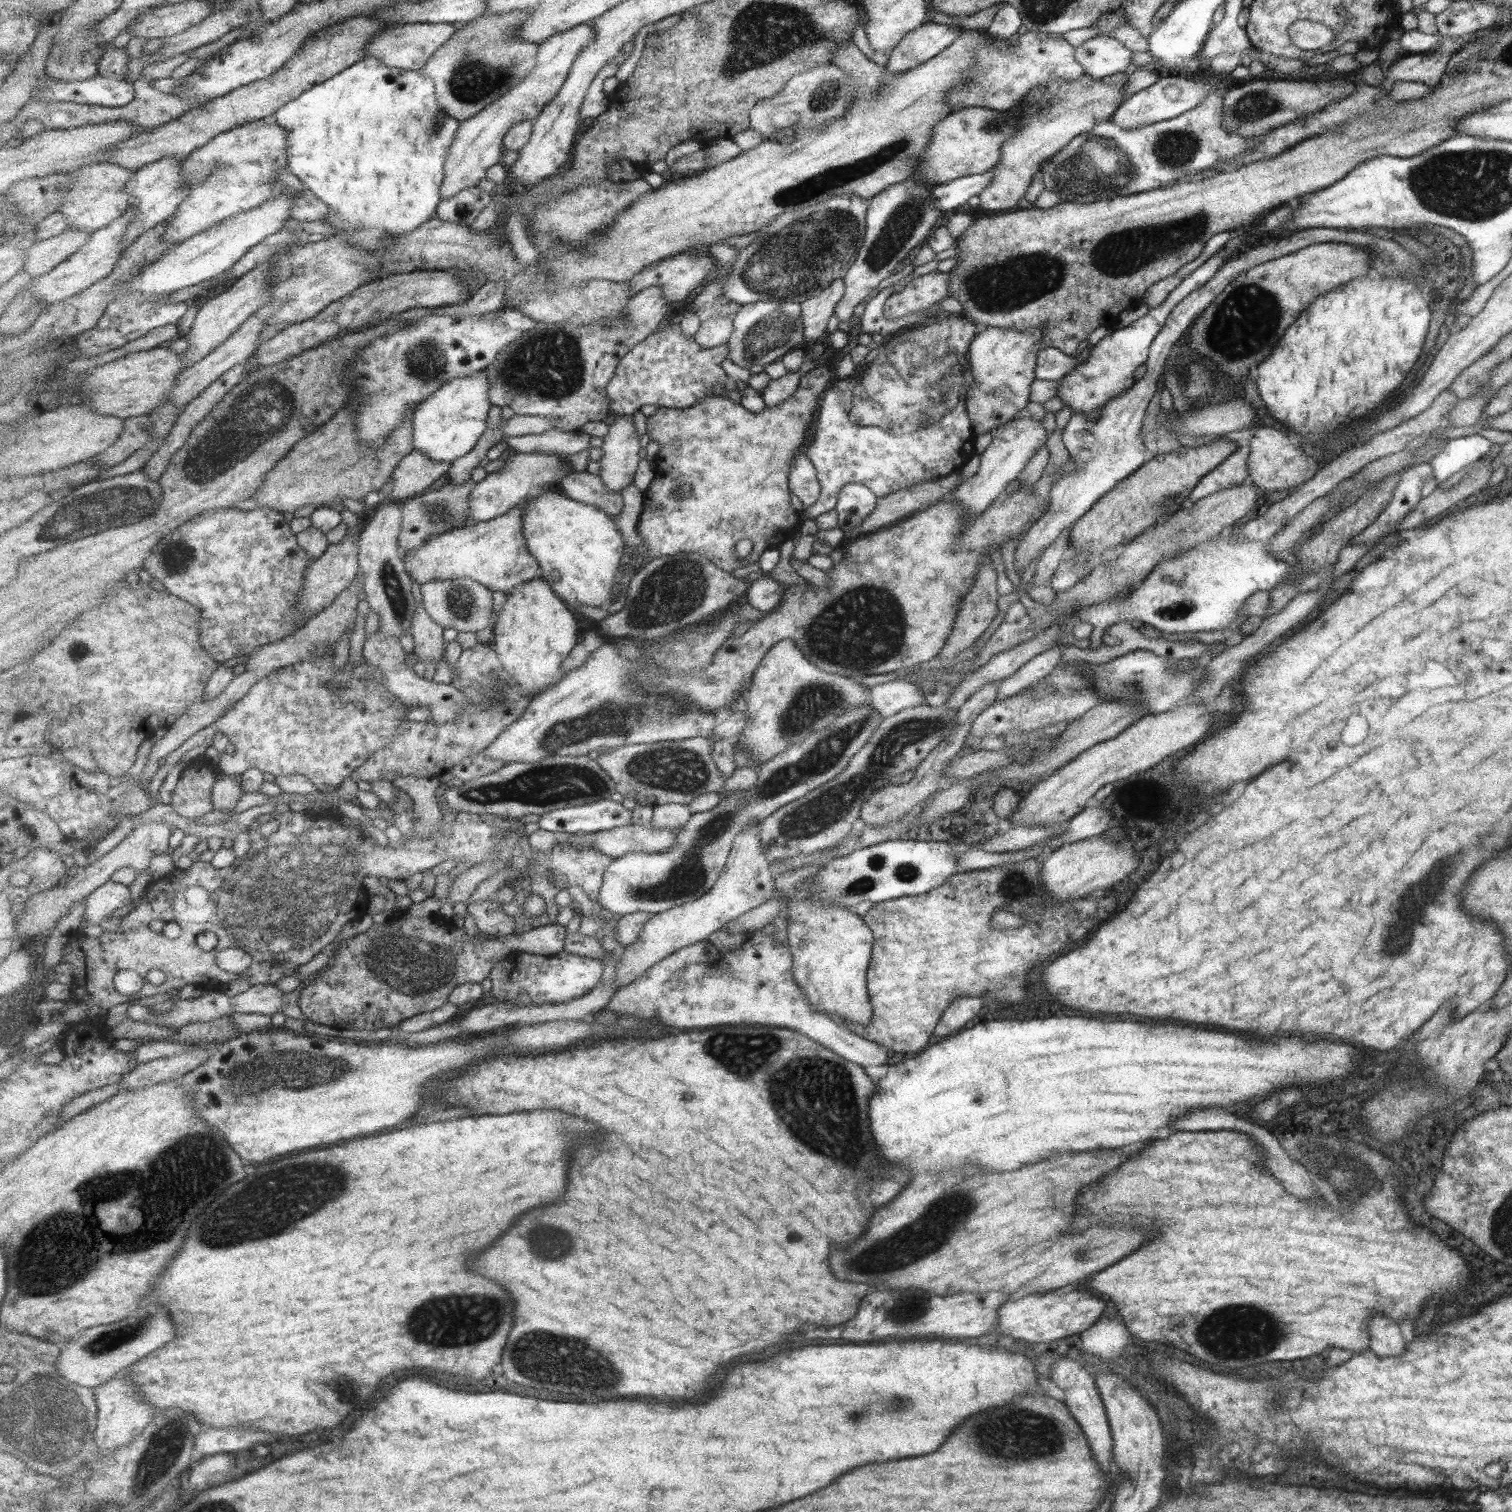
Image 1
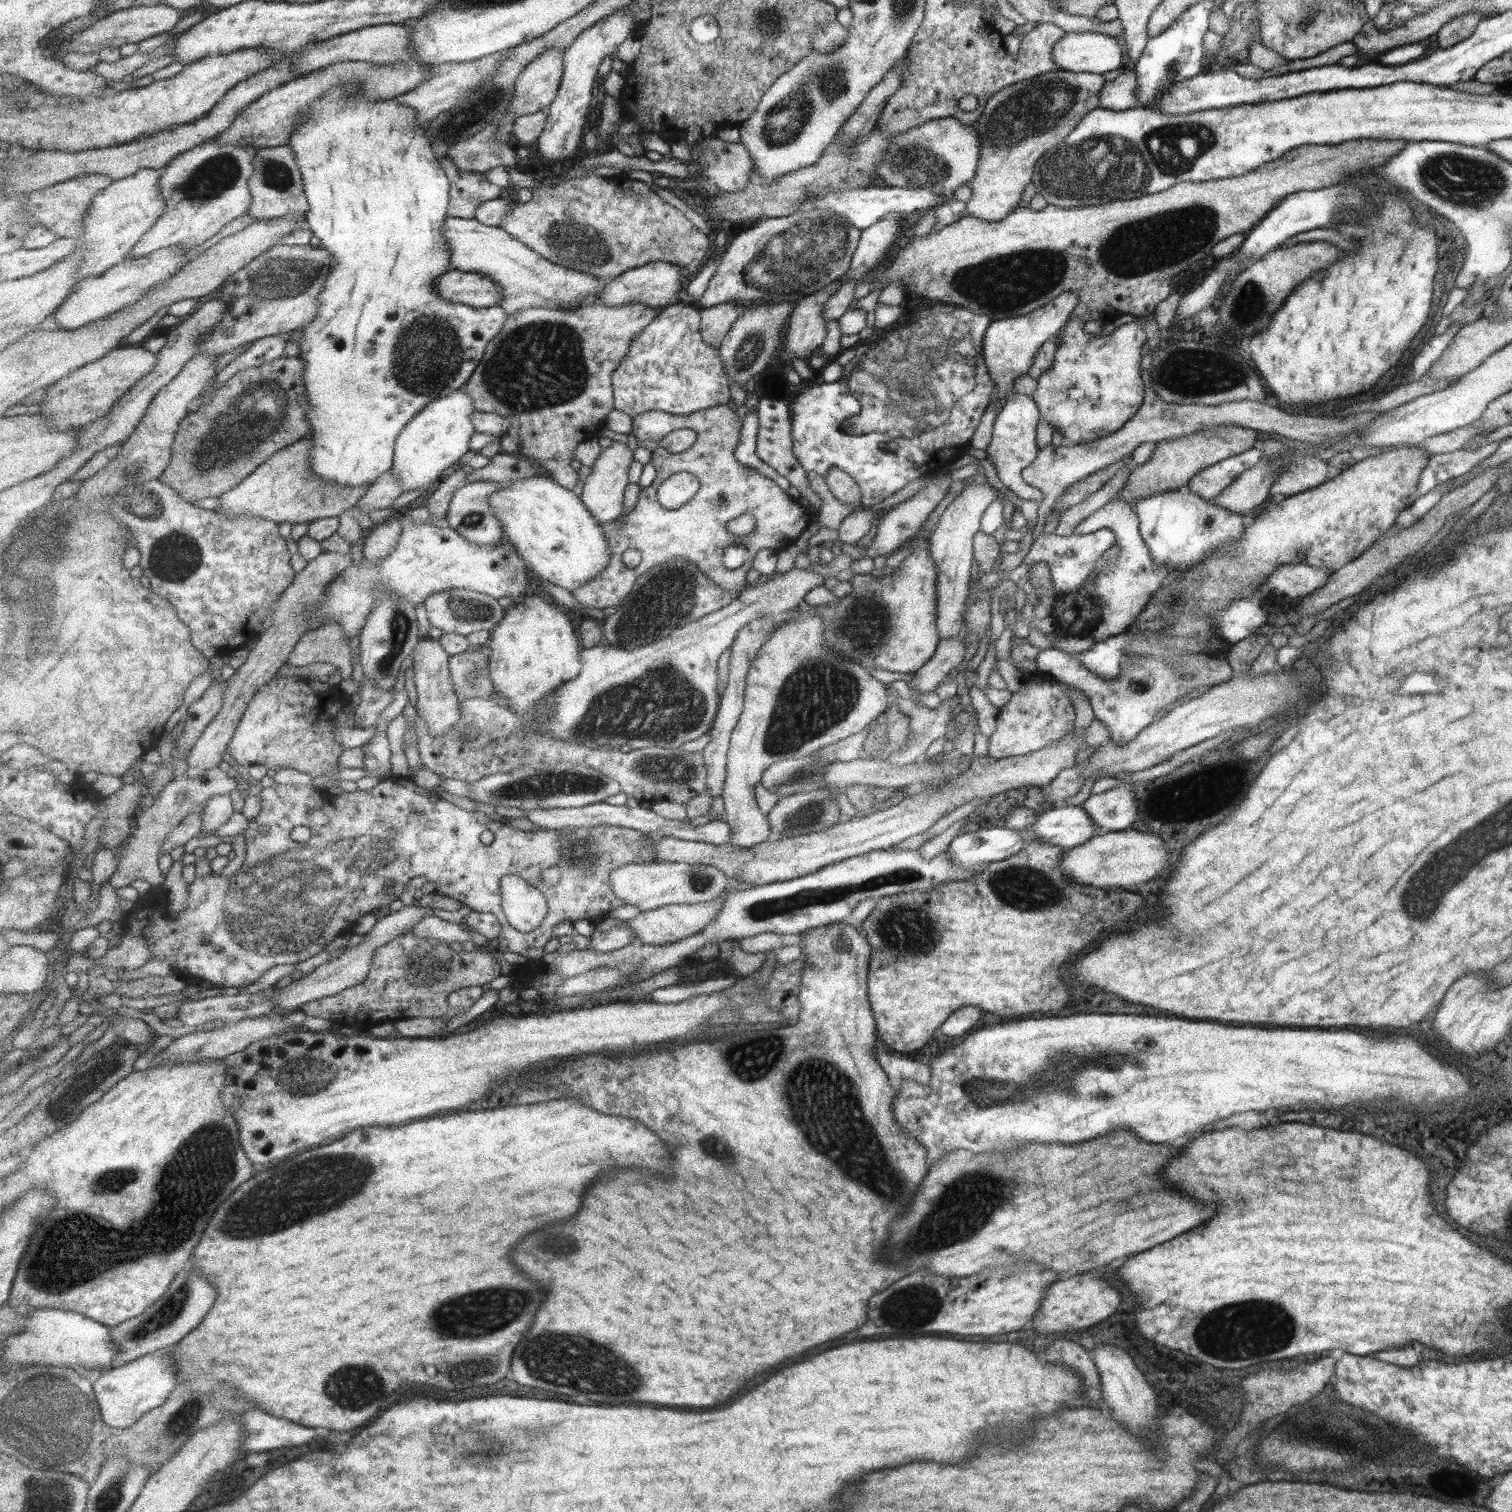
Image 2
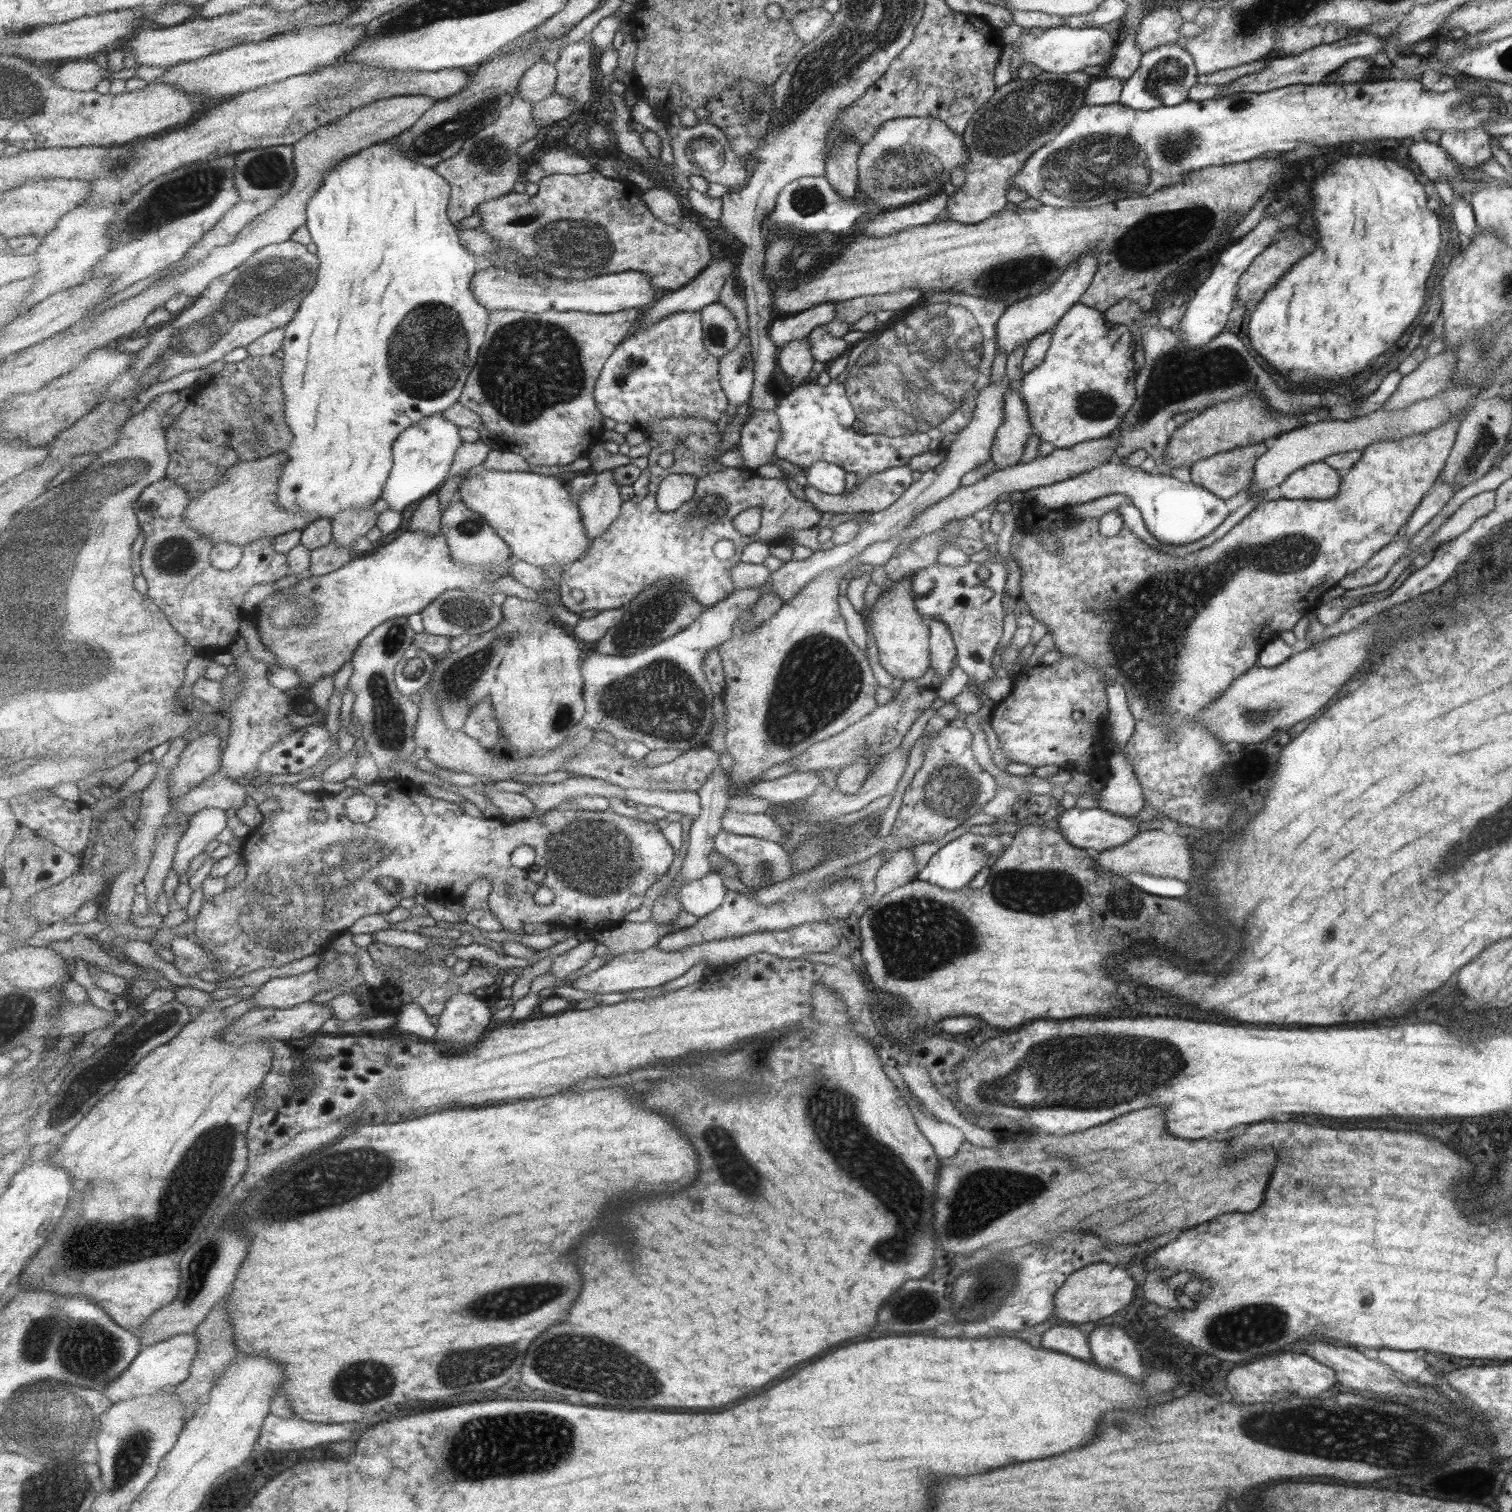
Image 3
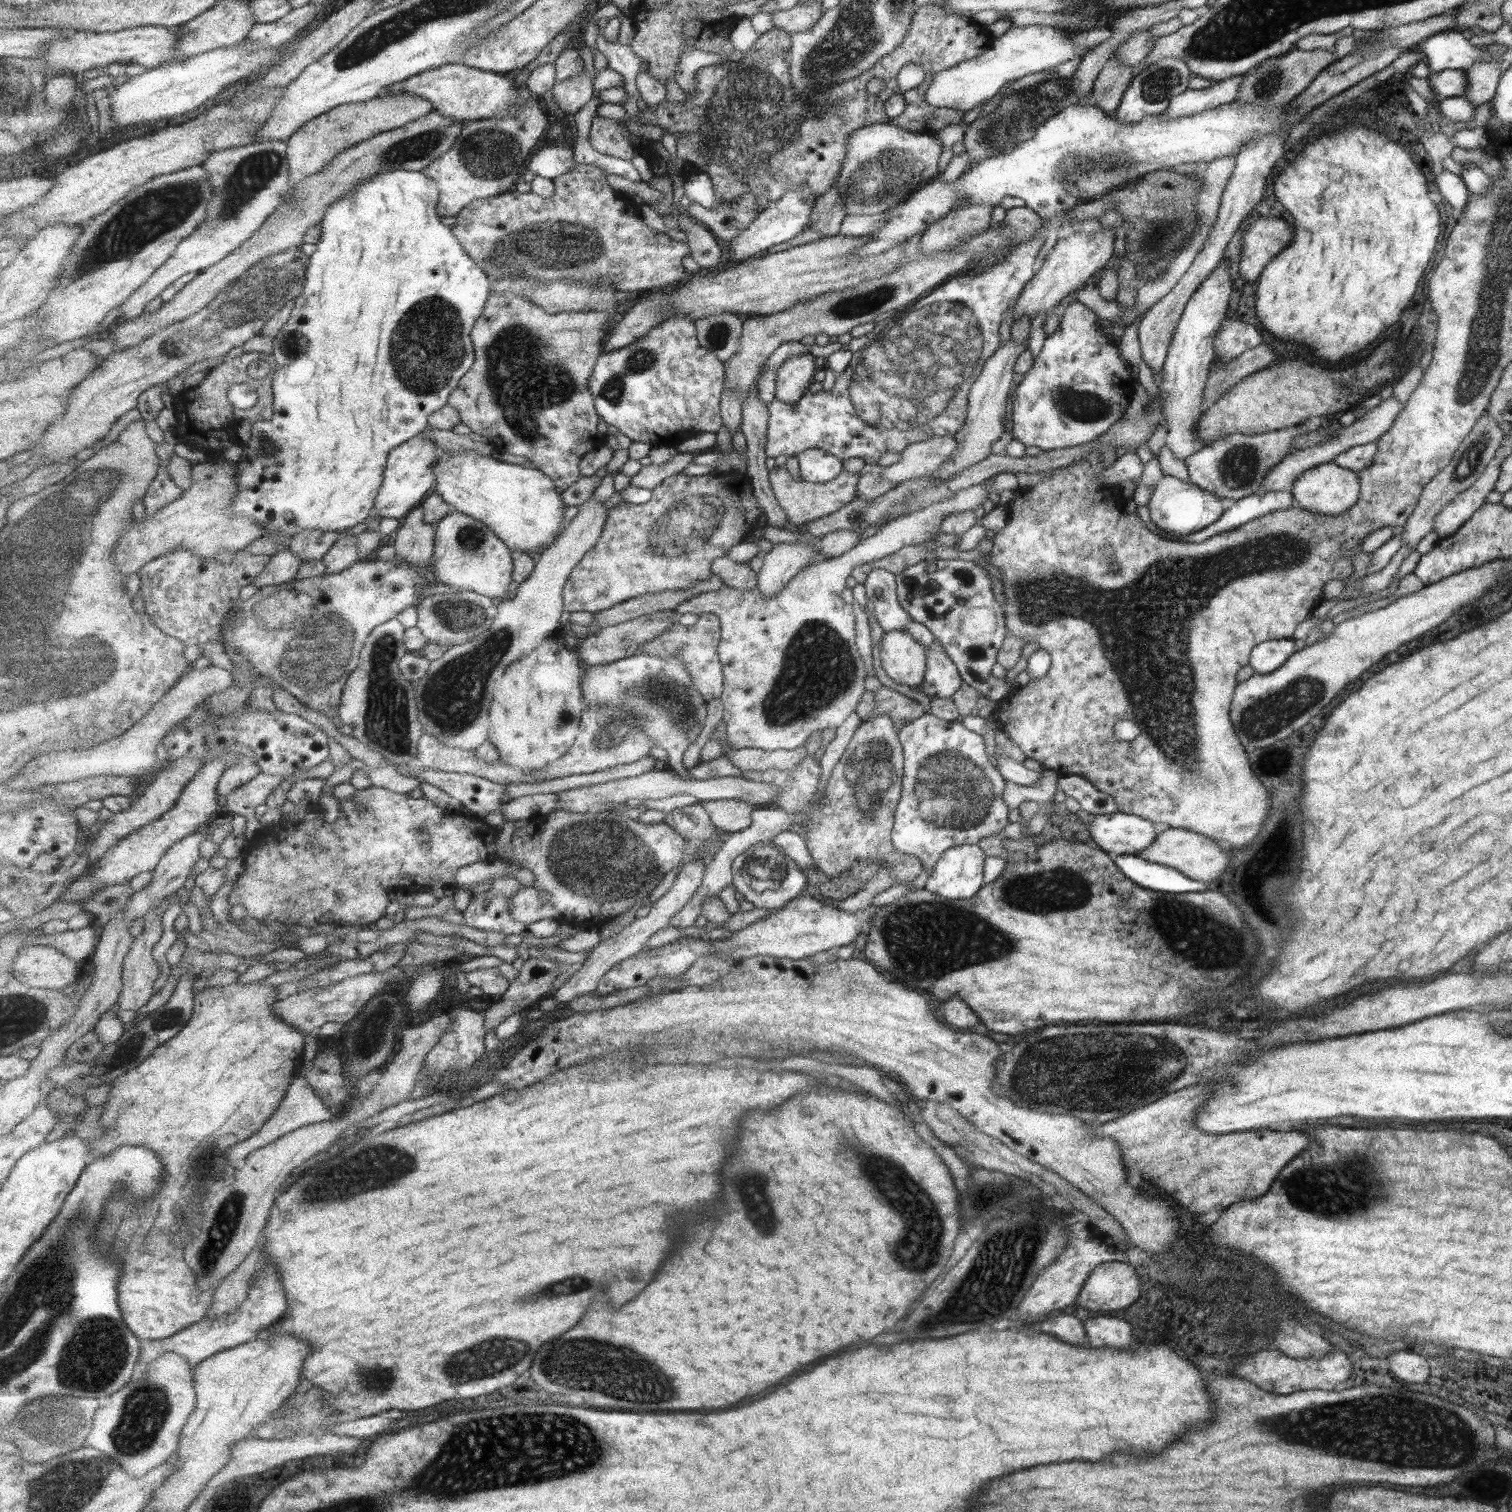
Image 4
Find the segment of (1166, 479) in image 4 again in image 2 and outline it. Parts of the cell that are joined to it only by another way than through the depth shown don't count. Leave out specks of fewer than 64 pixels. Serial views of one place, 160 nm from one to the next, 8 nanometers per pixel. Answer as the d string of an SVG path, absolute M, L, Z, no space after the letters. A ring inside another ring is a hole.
M1012 391L1005 397L1003 405L995 417L992 427L992 437L985 450L990 464L996 470L997 478L1001 484L1011 490L1013 494L1023 500L1033 500L1038 504L1041 500L1041 492L1030 484L1023 482L1020 472L1029 466L1036 457L1036 426L1039 423L1037 406L1031 397ZM1186 486L1169 492L1152 494L1140 498L1134 504L1134 512L1138 518L1138 529L1143 545L1147 547L1154 566L1166 566L1170 573L1165 581L1174 580L1194 566L1208 558L1220 546L1229 545L1256 519L1253 516L1242 516L1223 510L1203 500L1201 496L1191 492Z

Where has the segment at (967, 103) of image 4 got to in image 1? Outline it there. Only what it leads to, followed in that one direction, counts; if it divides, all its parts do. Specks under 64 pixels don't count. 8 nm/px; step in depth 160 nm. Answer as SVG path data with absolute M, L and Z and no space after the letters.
M1107 35L1081 36L1073 42L1075 62L1093 79L1124 73L1132 53Z

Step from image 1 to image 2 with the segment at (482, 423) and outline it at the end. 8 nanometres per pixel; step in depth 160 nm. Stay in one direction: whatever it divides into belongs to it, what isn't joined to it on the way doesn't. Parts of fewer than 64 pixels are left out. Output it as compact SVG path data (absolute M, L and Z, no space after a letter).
M464 389L452 392L451 396L431 402L427 408L419 412L414 420L398 437L394 468L404 491L426 490L434 482L442 482L441 471L453 464L460 464L466 454L471 451L471 438L475 434L475 426L471 417L475 415L475 401Z

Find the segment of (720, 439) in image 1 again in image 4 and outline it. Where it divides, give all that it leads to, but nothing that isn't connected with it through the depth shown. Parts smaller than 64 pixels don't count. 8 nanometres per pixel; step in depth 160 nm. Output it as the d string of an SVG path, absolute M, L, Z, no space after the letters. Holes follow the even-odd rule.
M774 467L770 470L770 483L772 493L778 505L785 512L788 522L791 524L807 524L812 520L827 516L832 512L838 511L841 507L854 499L858 484L859 472L852 474L841 472L837 478L823 484L795 481L783 467ZM731 470L728 473L709 473L705 476L684 476L676 475L674 478L669 478L663 481L659 486L653 490L651 499L646 503L633 504L621 501L617 506L610 510L610 519L607 521L606 528L599 540L599 543L591 549L583 560L574 568L571 573L570 580L566 584L564 591L564 599L566 600L566 610L569 613L587 611L596 613L597 611L604 611L613 608L623 601L631 600L640 596L645 596L649 593L665 592L666 590L685 590L686 588L693 588L700 582L712 578L713 563L722 556L728 554L735 548L735 546L746 541L747 535L751 535L754 530L755 522L761 514L759 510L760 504L758 498L754 493L754 486L751 479L744 474L736 474Z

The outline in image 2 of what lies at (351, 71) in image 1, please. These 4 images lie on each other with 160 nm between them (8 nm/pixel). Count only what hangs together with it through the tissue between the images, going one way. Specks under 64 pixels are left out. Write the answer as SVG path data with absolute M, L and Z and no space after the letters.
M335 85L320 96L320 99L311 102L310 113L306 114L304 121L297 123L296 120L288 144L298 161L310 202L309 213L305 219L314 236L320 239L320 245L331 251L334 256L334 271L330 274L325 290L319 297L320 313L314 322L301 328L304 333L297 342L301 349L298 356L304 360L307 398L311 404L311 409L307 413L307 418L311 422L311 438L313 438L311 468L317 476L321 476L325 482L335 486L371 487L379 476L394 468L396 443L407 424L410 424L411 420L414 420L415 416L425 410L431 402L447 398L452 392L465 388L474 372L478 370L490 342L499 336L511 314L499 305L494 308L473 308L471 305L451 302L436 292L434 280L452 270L450 248L442 234L442 226L451 204L451 183L428 135L426 127L429 124L420 121L418 112L413 107L402 105L394 99L382 101L362 99L357 97L357 90L357 86L353 85Z

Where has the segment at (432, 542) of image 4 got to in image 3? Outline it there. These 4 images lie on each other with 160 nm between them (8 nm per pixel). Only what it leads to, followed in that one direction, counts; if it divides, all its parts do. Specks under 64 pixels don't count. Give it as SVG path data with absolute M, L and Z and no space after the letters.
M437 492L424 499L416 509L409 529L425 532L425 536L441 534L444 508Z

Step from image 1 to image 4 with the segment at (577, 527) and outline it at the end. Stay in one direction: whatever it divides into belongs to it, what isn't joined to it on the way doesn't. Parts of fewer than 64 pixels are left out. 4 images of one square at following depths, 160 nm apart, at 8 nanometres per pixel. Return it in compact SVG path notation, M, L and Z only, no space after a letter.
M476 450L443 451L439 463L433 466L438 478L434 491L441 494L453 511L482 520L513 552L534 552L562 535L567 506L555 481L541 470L528 464L507 464L497 455L483 456Z

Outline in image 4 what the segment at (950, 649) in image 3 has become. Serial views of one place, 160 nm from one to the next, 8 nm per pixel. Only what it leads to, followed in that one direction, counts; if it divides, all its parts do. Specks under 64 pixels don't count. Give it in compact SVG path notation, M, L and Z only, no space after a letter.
M936 640L926 649L926 670L920 687L930 698L949 698L961 686L956 666Z

